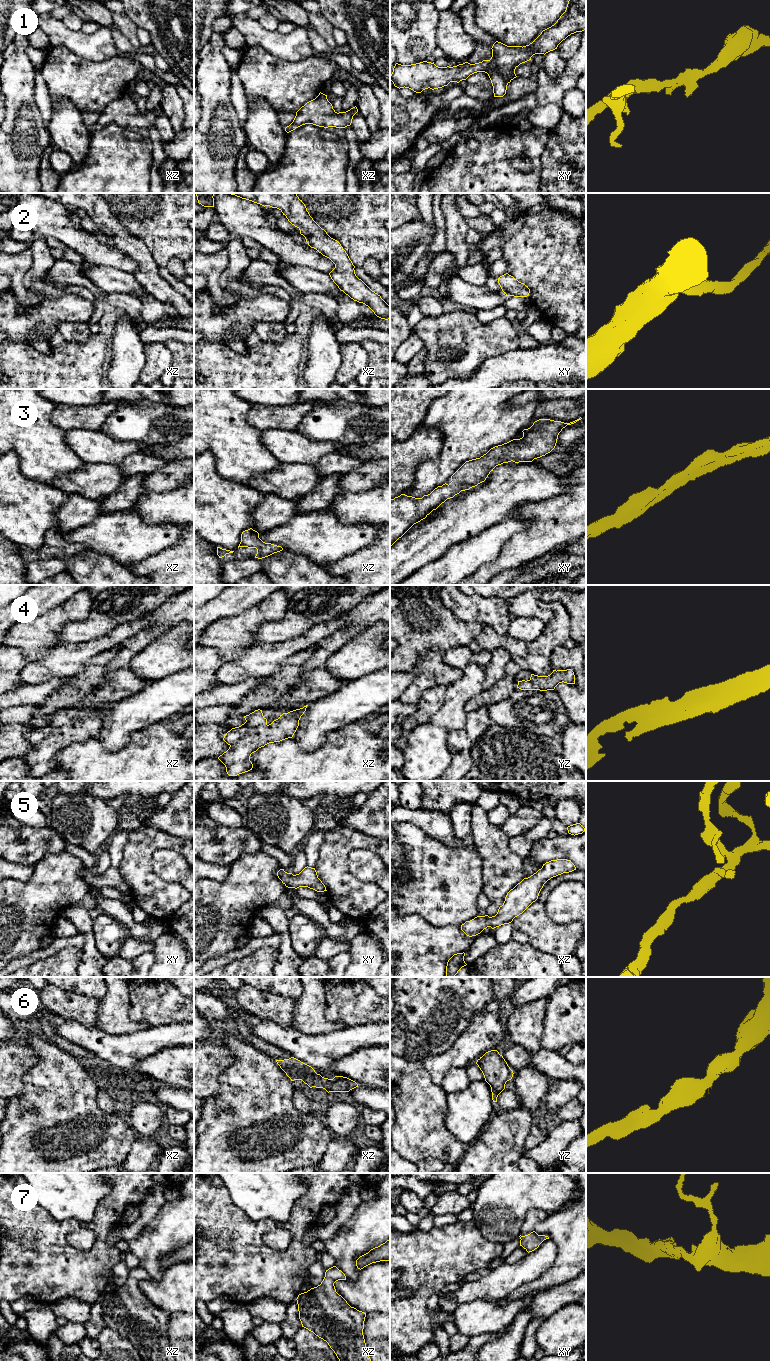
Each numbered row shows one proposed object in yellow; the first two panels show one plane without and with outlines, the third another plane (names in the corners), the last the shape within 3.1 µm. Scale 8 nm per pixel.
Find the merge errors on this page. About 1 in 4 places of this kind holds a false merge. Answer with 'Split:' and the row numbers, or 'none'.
Split: none

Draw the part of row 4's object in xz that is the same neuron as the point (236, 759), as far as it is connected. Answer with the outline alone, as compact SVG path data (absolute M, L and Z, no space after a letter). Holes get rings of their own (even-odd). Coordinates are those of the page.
M307 706L283 713L269 725L260 709L244 716L246 722L232 728L223 738L230 747L218 759L225 765L227 774L237 776L252 770L252 753L269 743L292 738Z

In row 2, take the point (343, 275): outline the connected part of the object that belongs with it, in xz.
M227 193L262 206L279 209L300 230L311 248L329 258L335 268L329 273L338 288L354 301L368 306L374 314L390 319L390 306L355 274L355 266L341 244L331 238L310 216L296 193Z

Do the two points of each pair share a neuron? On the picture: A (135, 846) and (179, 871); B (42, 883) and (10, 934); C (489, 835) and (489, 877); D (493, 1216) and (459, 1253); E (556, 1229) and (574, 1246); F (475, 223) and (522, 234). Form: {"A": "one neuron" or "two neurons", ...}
{"A": "two neurons", "B": "one neuron", "C": "one neuron", "D": "two neurons", "E": "one neuron", "F": "two neurons"}

